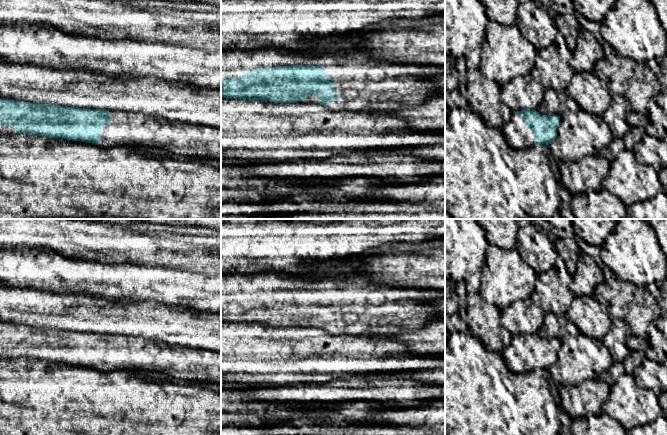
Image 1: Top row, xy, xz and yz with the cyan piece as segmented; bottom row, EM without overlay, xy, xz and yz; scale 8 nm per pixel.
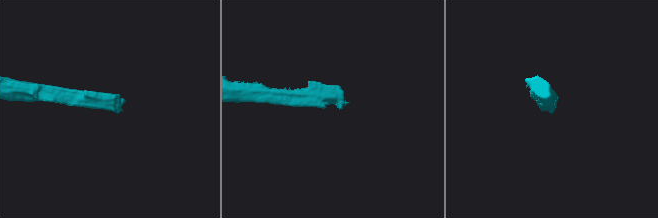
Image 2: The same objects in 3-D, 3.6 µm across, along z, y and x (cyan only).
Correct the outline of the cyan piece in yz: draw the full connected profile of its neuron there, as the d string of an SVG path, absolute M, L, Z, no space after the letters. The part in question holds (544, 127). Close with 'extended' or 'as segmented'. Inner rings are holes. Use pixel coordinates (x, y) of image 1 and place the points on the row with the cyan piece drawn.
M524 109L516 112L530 128L535 137L535 144L546 149L557 136L560 116L542 115L534 109Z; as segmented

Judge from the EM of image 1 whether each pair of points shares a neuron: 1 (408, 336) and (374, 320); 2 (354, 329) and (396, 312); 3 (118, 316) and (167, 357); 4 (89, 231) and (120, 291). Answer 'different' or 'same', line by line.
1: different
2: same
3: same
4: different

